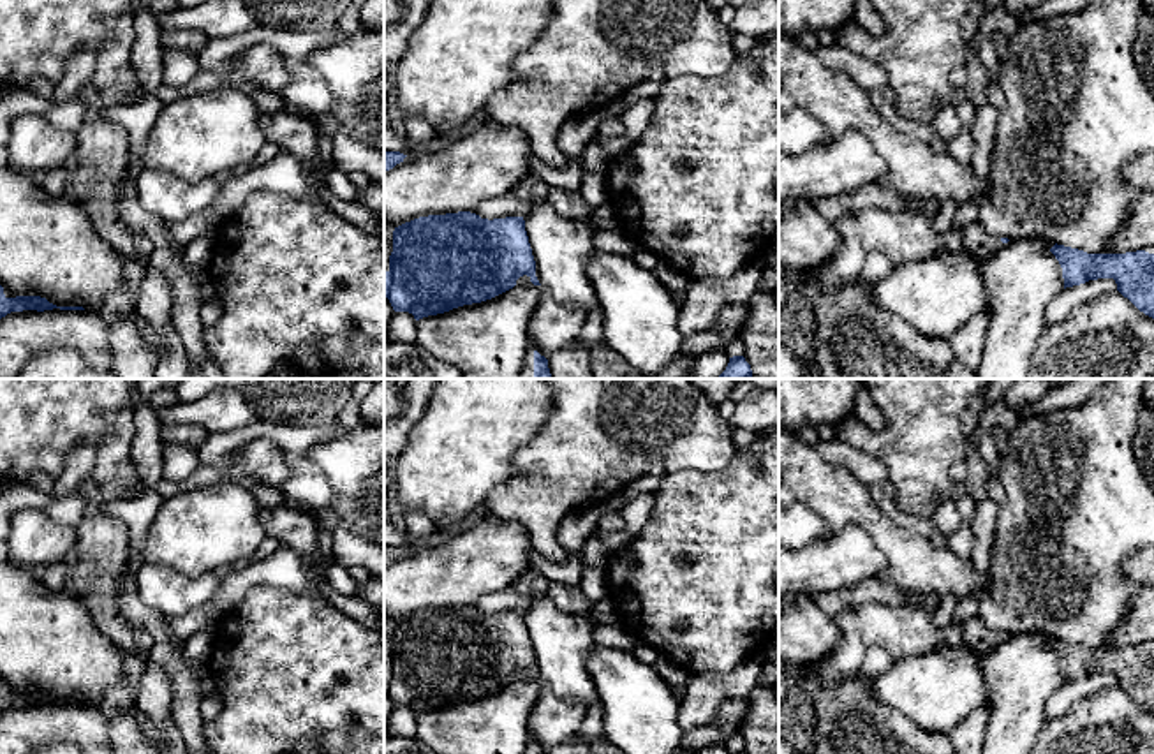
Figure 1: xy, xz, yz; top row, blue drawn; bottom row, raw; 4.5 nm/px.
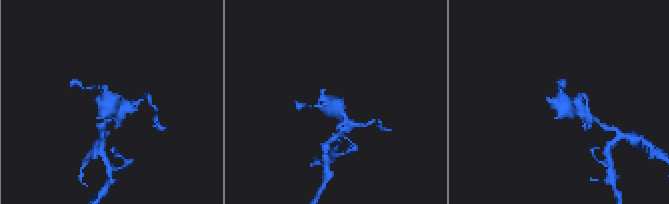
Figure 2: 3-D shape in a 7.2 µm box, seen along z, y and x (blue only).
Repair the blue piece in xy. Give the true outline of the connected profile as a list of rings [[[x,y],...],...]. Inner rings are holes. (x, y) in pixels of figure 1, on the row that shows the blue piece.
[[[0,285],[0,319],[5,317],[11,312],[23,312],[23,310],[85,310],[83,307],[56,307],[49,303],[46,298],[41,296],[16,296],[16,298],[7,298],[4,294],[4,287]]]

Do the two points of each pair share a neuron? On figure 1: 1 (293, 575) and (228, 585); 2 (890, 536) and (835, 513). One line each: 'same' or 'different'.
1: same
2: same

